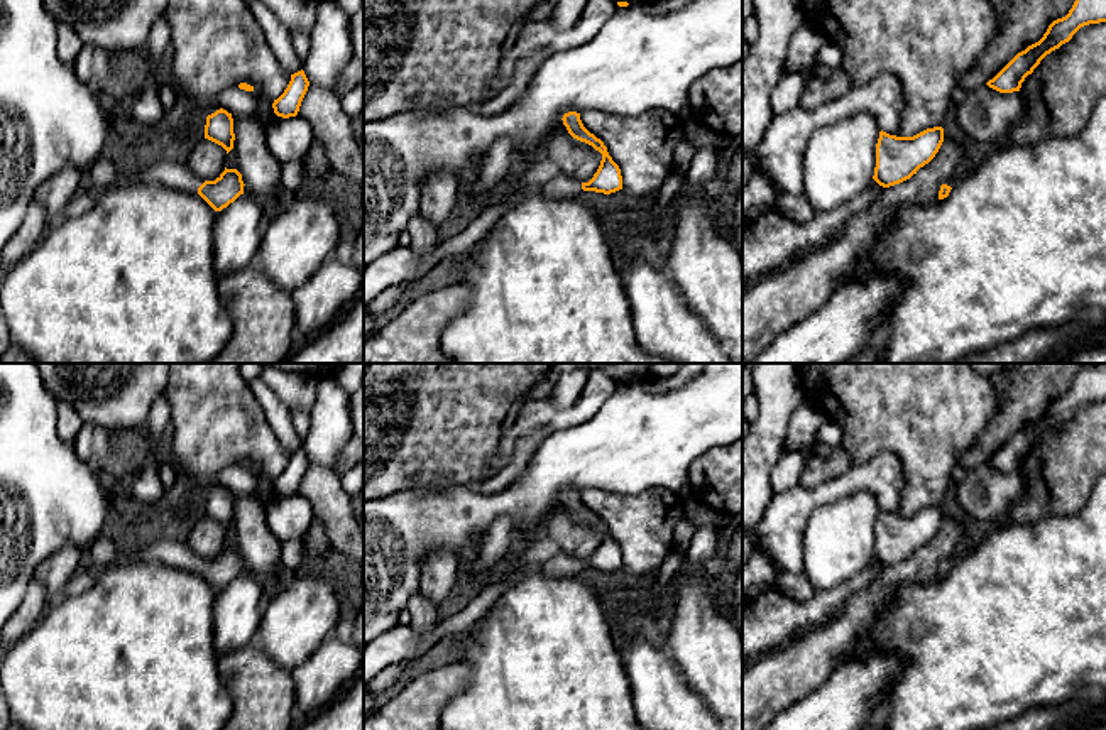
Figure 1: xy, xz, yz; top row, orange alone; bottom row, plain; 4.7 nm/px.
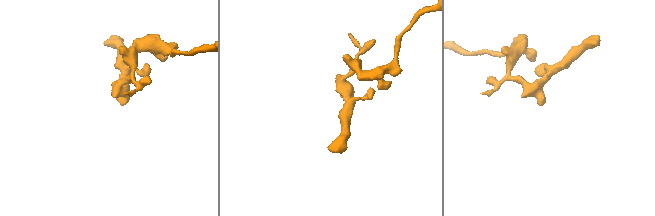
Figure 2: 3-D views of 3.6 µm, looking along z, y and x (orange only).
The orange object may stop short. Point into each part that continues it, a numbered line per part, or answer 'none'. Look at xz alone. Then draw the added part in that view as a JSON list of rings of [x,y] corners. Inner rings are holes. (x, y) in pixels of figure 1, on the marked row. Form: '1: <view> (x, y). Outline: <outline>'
1: xz (560, 186). Outline: [[[558,174],[548,182],[538,184],[538,191],[551,198],[580,198],[580,194],[583,193],[580,181],[570,179],[563,174]]]

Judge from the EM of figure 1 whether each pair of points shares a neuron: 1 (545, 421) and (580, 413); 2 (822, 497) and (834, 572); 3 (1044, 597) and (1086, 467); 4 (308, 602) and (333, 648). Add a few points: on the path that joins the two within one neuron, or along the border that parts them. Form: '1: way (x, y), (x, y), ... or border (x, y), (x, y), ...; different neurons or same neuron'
1: way (553, 418), (572, 416); same neuron
2: border (859, 489), (817, 507), (809, 517), (802, 541); different neurons
3: border (1088, 497), (1074, 512), (1051, 516); different neurons
4: border (337, 631), (301, 664); different neurons

